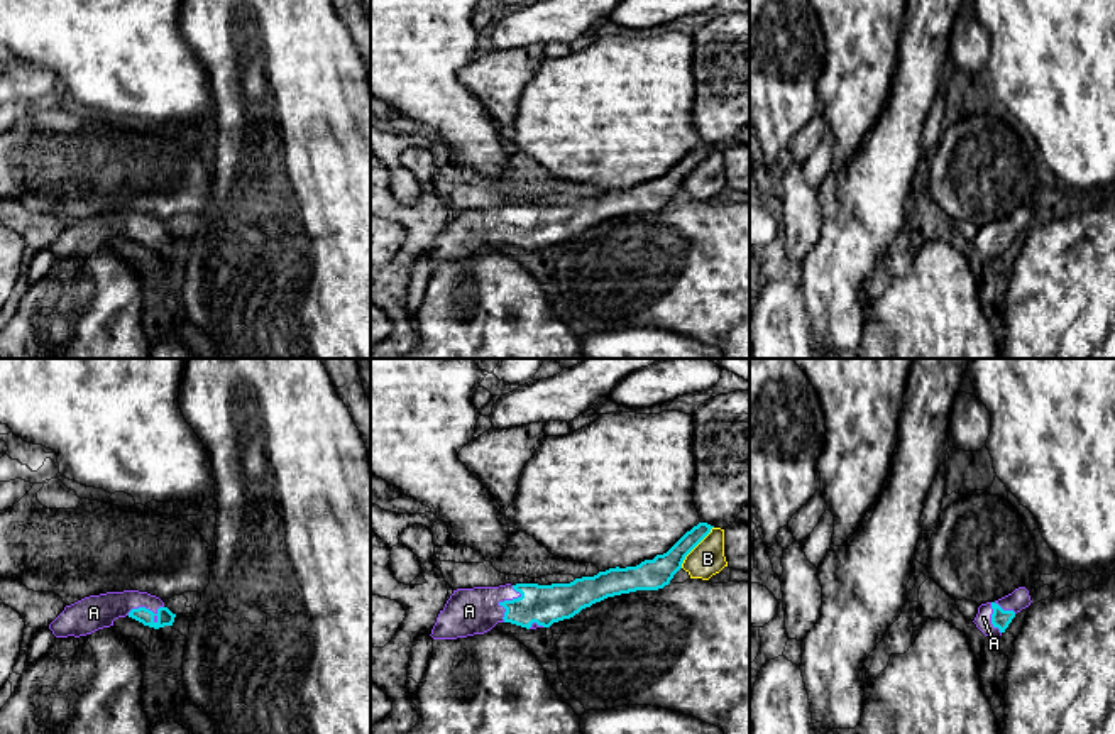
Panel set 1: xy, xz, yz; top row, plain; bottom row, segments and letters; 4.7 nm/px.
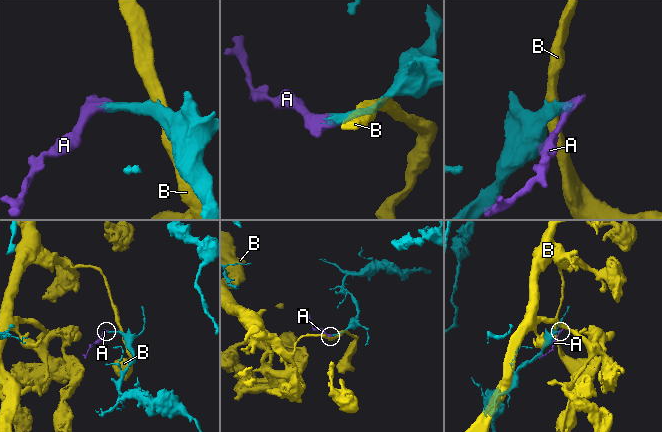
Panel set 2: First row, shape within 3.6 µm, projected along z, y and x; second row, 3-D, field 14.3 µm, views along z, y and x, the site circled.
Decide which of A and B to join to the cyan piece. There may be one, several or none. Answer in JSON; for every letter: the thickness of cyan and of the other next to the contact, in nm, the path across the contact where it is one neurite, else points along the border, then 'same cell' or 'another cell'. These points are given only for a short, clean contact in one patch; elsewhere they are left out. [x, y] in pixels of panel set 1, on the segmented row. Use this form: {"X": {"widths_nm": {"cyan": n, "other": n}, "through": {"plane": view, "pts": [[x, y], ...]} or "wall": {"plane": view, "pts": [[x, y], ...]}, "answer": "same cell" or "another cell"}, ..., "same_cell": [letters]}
{"A": {"widths_nm": {"cyan": 80, "other": 170}, "through": {"plane": "xy", "pts": [[164, 616], [156, 616], [144, 608], [105, 608], [93, 613]]}, "answer": "same cell"}, "B": {"widths_nm": {"cyan": 150, "other": 160}, "wall": {"plane": "xz", "pts": [[713, 526], [681, 567]]}, "answer": "another cell"}, "same_cell": ["A"]}

